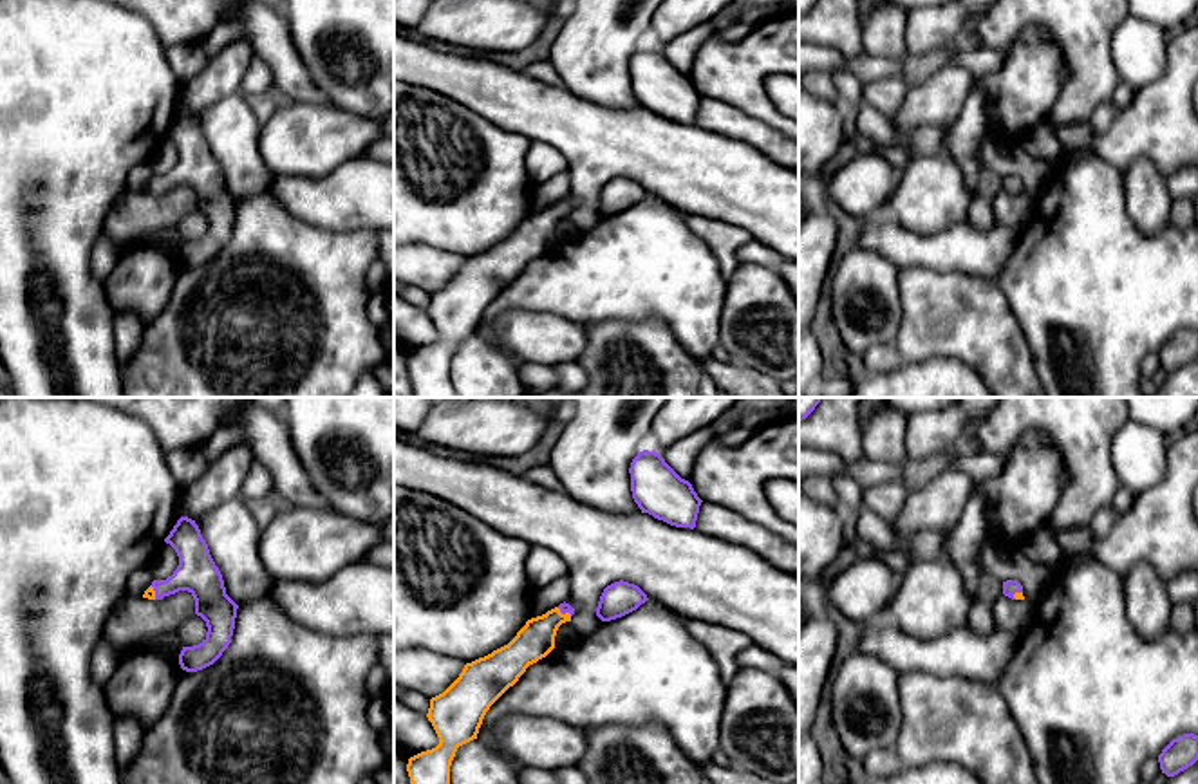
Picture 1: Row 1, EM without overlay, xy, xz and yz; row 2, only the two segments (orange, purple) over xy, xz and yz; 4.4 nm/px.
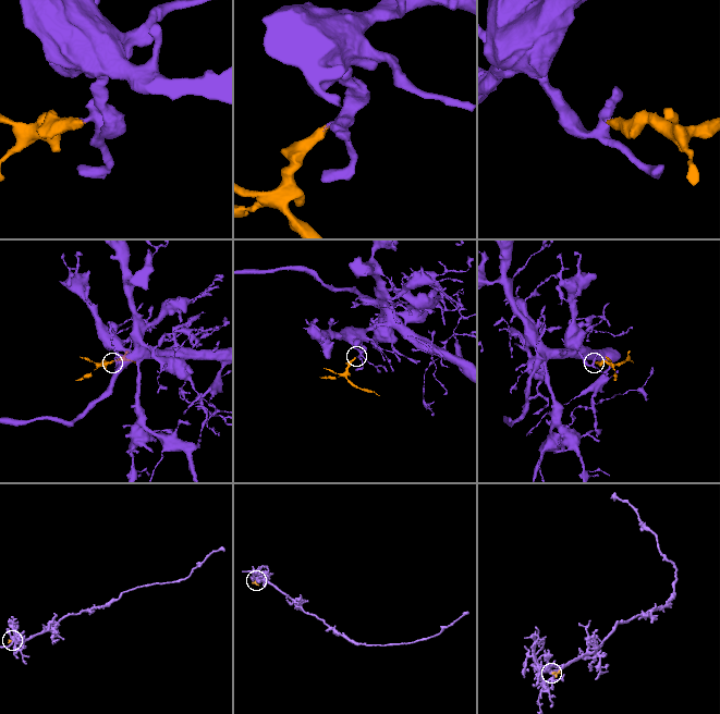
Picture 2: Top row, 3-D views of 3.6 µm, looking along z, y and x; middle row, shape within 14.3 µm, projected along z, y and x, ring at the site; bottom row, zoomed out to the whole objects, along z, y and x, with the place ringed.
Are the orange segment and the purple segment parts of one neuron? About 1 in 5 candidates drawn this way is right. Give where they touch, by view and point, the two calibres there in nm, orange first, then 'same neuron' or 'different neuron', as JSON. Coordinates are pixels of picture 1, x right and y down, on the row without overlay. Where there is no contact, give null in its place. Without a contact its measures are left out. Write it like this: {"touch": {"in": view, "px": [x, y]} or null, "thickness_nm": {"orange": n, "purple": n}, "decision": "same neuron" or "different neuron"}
{"touch": {"in": "xz", "px": [566, 208]}, "thickness_nm": {"orange": 170, "purple": 50}, "decision": "same neuron"}

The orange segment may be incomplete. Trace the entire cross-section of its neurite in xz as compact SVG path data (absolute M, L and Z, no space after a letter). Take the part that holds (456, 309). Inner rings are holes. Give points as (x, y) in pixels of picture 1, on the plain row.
M569 199L531 213L504 242L466 258L459 273L430 294L428 316L439 340L408 354L412 397L455 397L450 383L450 361L459 341L477 334L490 302L510 284L526 264L555 244L562 219L571 217Z

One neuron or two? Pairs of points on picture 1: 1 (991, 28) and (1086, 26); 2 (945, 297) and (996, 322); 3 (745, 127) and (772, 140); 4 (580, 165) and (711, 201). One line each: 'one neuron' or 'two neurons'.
1: one neuron
2: one neuron
3: one neuron
4: one neuron

